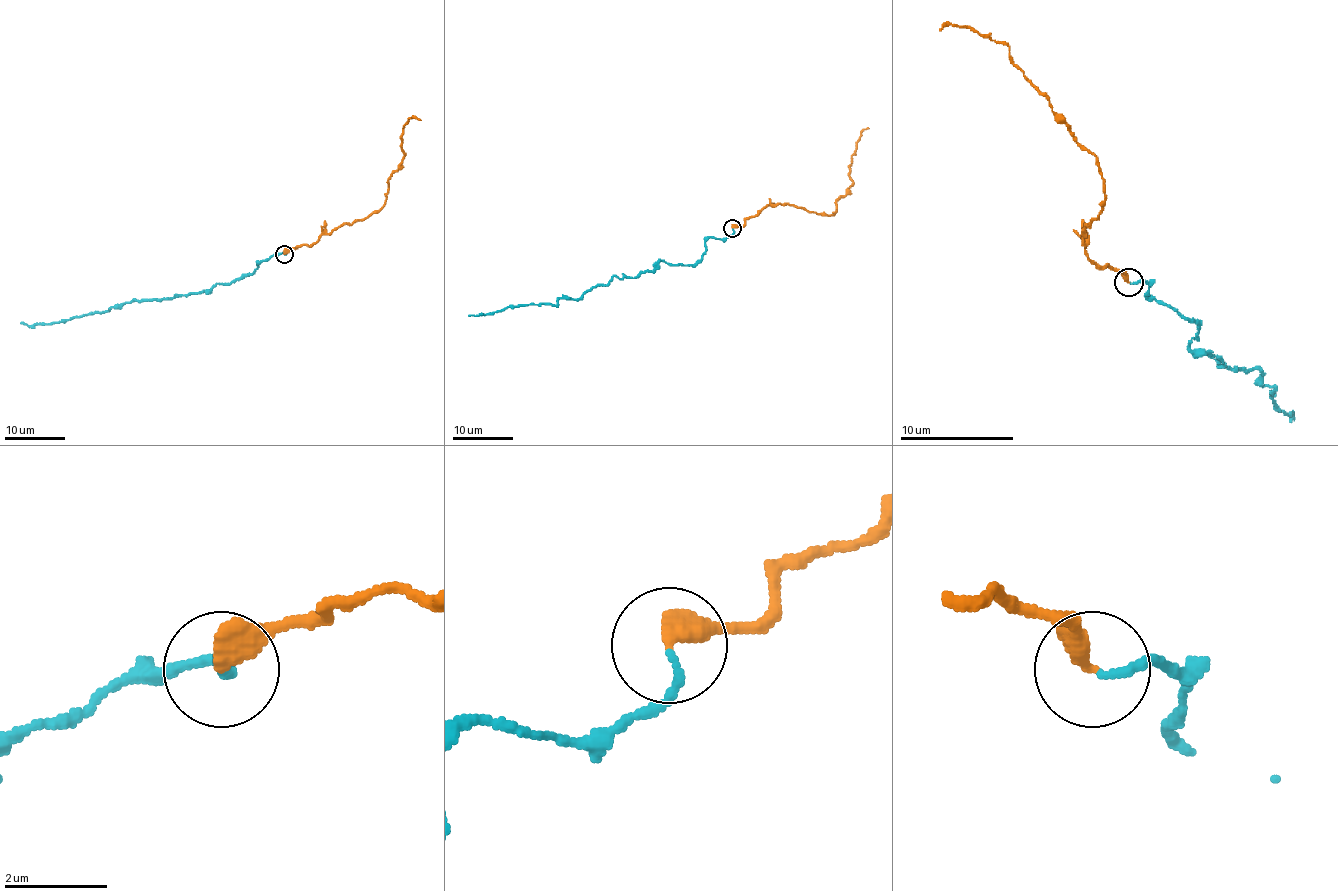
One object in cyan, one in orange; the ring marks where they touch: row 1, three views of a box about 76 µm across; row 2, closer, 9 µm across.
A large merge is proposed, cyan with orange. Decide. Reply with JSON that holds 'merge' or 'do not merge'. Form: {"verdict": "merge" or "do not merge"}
{"verdict": "merge"}

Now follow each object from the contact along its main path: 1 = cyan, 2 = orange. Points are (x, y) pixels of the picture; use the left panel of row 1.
1: (285, 253), (262, 259), (247, 276), (205, 291), (131, 302), (69, 320), (31, 326), (20, 323)
2: (285, 253), (366, 218), (385, 203), (388, 181), (404, 155), (403, 128), (412, 117), (421, 120)

